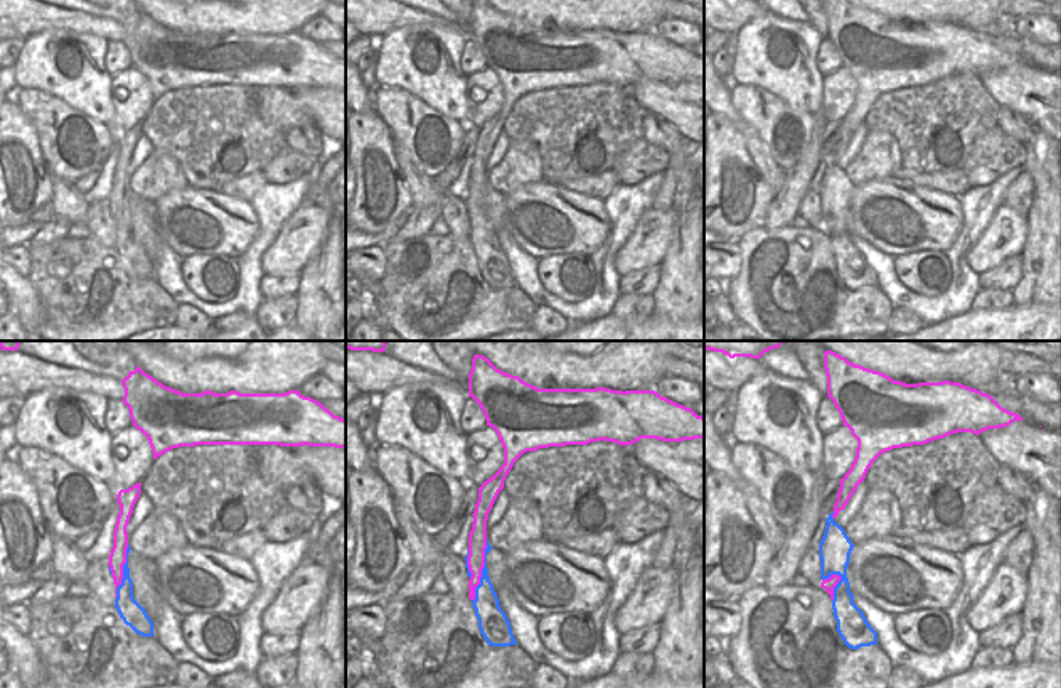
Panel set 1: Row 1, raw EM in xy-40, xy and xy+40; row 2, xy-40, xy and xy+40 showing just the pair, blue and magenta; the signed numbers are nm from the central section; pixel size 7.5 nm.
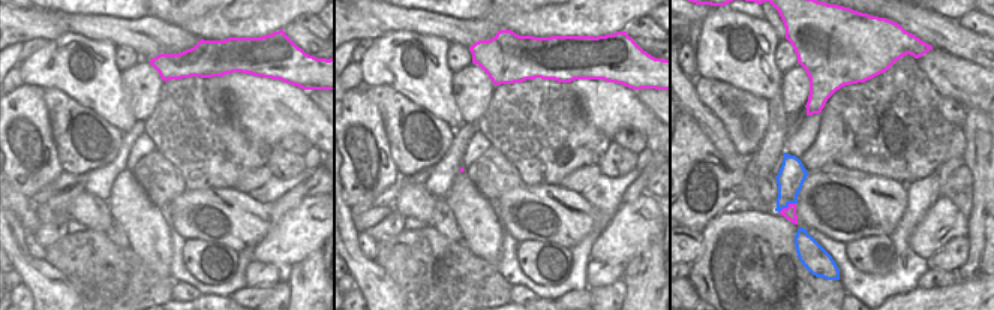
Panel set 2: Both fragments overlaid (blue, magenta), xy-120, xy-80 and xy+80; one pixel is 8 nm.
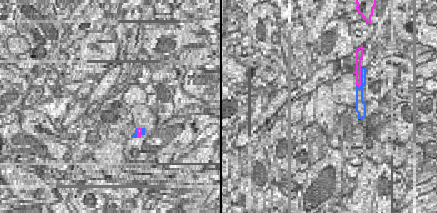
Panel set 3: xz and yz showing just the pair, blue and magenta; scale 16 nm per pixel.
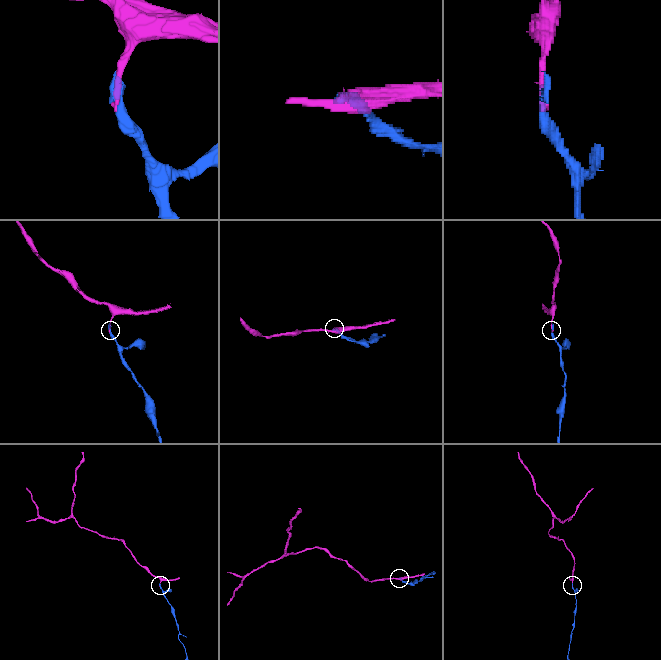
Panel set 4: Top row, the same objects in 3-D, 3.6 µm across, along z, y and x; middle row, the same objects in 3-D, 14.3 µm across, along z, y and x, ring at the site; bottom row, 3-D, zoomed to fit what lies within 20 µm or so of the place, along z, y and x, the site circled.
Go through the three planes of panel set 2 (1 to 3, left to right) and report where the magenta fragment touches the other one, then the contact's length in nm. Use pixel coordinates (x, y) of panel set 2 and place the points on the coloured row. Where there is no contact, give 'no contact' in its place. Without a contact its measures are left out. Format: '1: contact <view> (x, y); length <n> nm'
1: no contact
2: no contact
3: contact xy+80 (786, 207); length 160 nm

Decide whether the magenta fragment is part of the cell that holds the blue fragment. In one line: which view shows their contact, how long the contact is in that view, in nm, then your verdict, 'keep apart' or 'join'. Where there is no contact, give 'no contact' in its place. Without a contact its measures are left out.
xy | 460 nm | join

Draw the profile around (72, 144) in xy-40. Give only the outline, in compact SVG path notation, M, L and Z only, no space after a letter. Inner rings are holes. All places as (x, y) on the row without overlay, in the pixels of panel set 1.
M16 90L13 98L37 130L50 173L75 184L90 171L102 168L115 146L115 134L107 125L43 90Z

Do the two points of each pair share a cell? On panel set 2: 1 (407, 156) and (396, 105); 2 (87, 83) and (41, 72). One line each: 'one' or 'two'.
1: one
2: one

